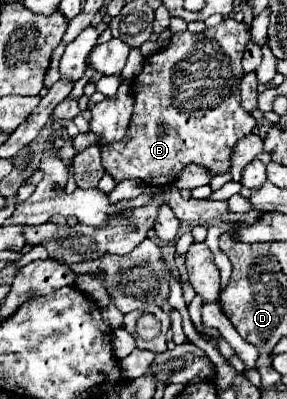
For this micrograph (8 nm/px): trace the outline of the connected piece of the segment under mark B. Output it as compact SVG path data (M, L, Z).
M225 18L217 26L211 26L199 34L193 34L189 30L173 34L165 48L145 58L143 72L133 80L131 88L135 110L127 130L127 138L101 146L101 158L107 174L113 176L115 182L139 178L147 186L169 186L177 178L177 174L191 162L205 166L213 174L227 172L231 166L233 146L257 124L255 118L241 106L237 94L239 80L243 76L241 58L249 40L249 28L243 22Z

